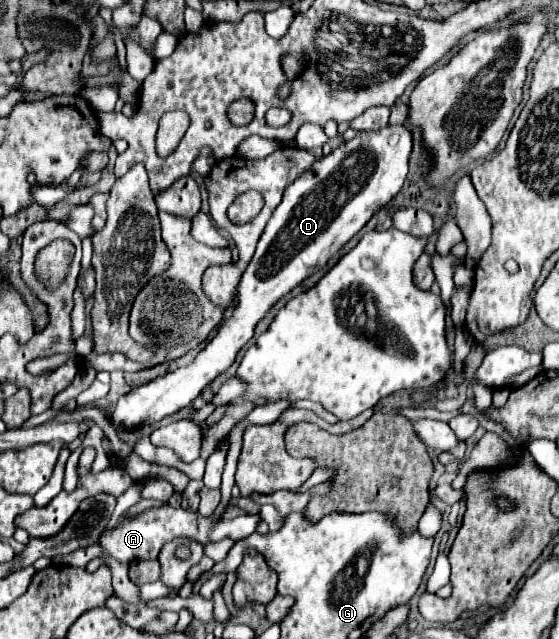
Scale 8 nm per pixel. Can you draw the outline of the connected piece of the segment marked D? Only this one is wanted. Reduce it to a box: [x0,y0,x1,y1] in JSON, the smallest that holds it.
[112,125,412,431]

